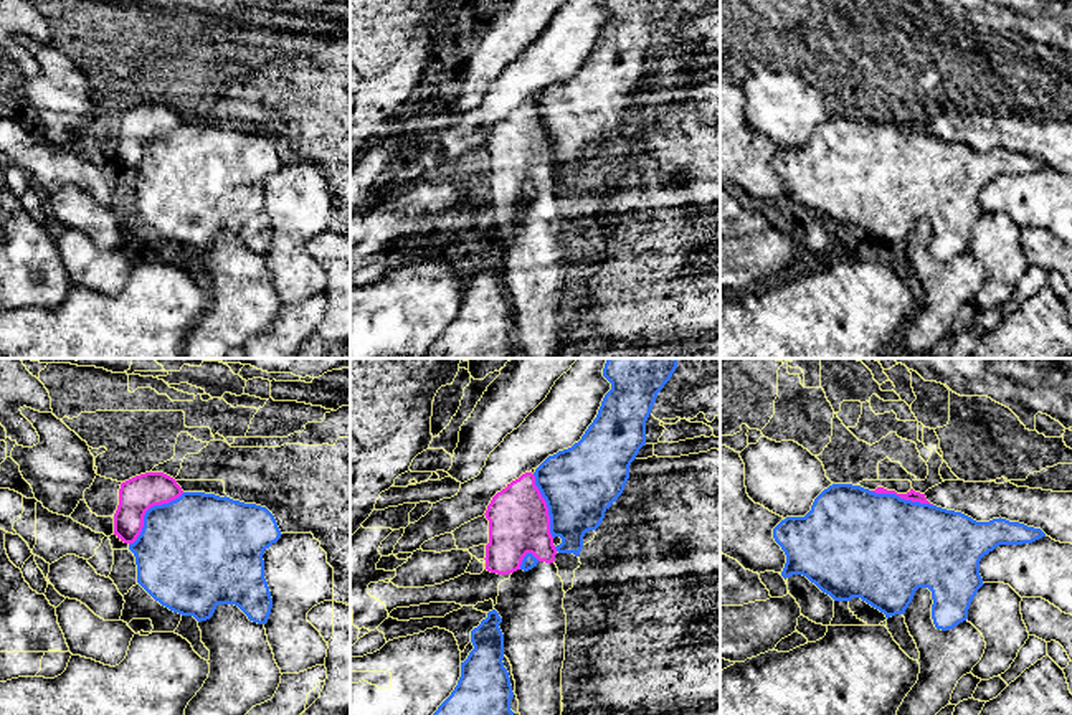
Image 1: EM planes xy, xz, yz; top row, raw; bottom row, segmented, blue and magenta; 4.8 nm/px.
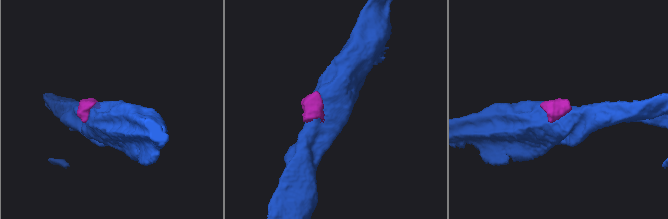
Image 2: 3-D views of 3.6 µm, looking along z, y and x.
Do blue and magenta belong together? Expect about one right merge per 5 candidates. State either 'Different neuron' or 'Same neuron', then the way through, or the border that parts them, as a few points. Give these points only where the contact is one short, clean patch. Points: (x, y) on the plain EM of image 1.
Different neuron

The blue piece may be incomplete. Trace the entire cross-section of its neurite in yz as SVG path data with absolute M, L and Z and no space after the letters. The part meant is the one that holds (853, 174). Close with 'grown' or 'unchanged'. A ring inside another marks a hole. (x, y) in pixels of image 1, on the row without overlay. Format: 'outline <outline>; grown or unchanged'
outline M832 114L813 132L804 147L786 147L773 168L786 185L783 208L803 205L834 231L861 228L889 249L904 244L918 218L932 221L932 249L948 261L968 249L968 239L984 215L980 192L999 175L1032 173L1046 167L1041 159L1006 149L976 152L930 134L875 124L852 114Z; unchanged

